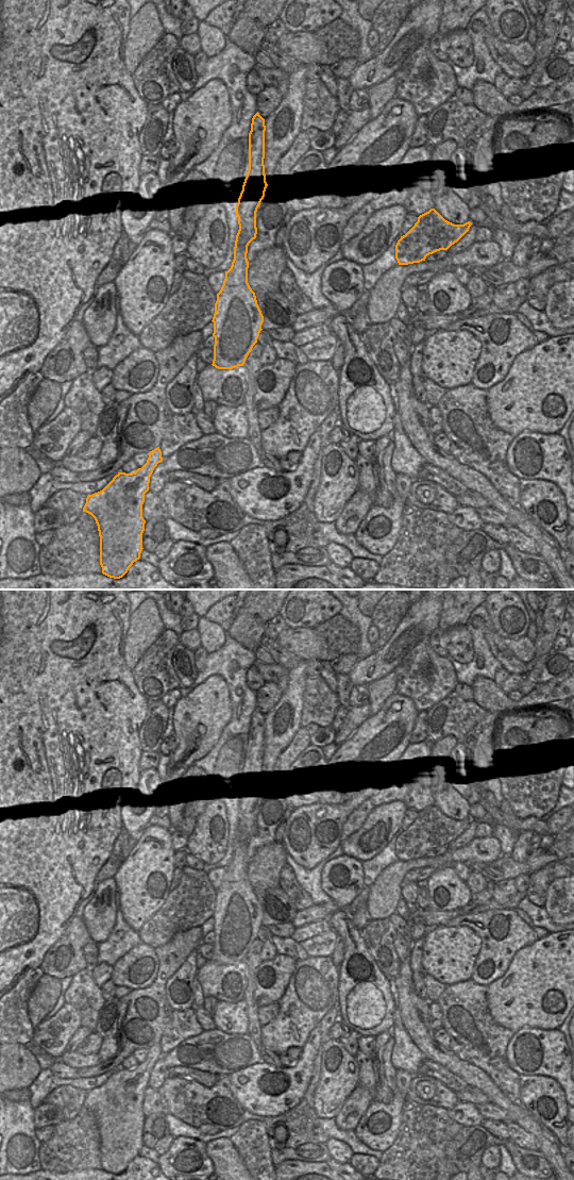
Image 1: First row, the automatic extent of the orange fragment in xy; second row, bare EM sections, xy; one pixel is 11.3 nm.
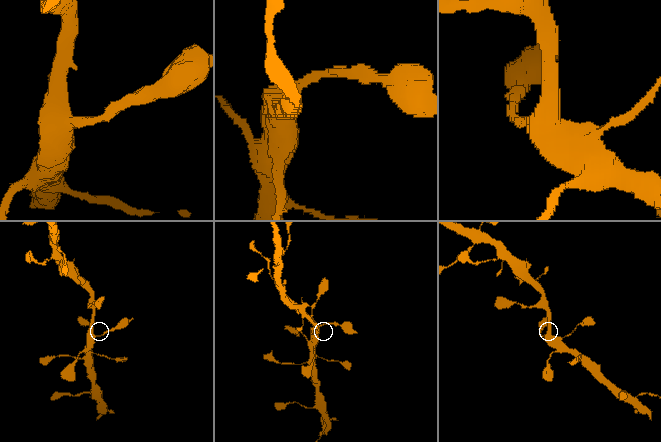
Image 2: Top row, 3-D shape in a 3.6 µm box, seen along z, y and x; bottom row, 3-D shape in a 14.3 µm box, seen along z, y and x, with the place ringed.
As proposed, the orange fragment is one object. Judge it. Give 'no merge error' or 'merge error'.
no merge error

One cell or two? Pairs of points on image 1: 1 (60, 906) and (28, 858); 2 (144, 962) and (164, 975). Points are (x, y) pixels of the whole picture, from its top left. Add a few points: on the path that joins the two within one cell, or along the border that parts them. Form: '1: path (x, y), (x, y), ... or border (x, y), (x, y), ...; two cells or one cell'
1: path (57, 894), (57, 887), (39, 869); one cell
2: border (153, 949), (157, 958), (157, 976), (141, 989); two cells

